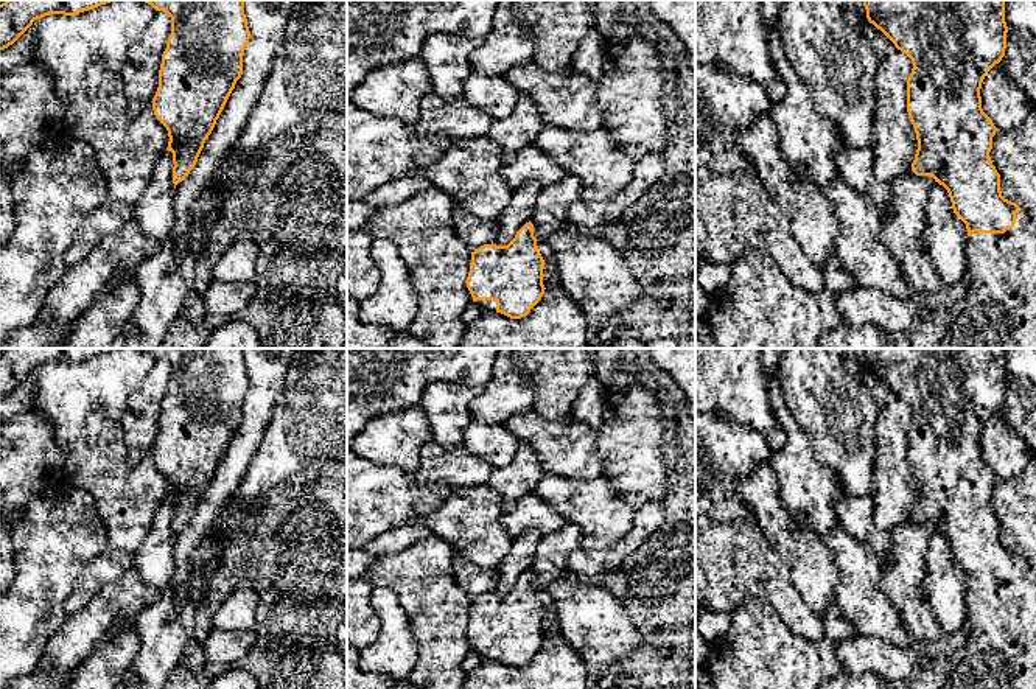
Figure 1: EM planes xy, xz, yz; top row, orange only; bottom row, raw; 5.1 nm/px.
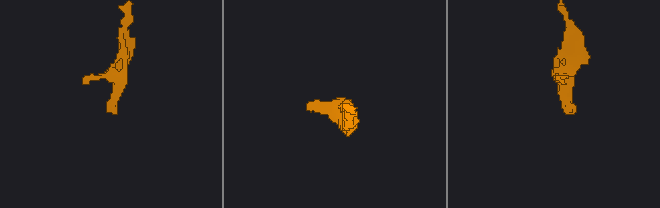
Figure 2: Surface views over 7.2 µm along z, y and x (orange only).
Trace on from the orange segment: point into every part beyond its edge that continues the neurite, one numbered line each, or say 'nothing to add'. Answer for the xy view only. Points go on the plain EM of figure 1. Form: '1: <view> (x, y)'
nothing to add

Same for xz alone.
1: xz (486, 654)

